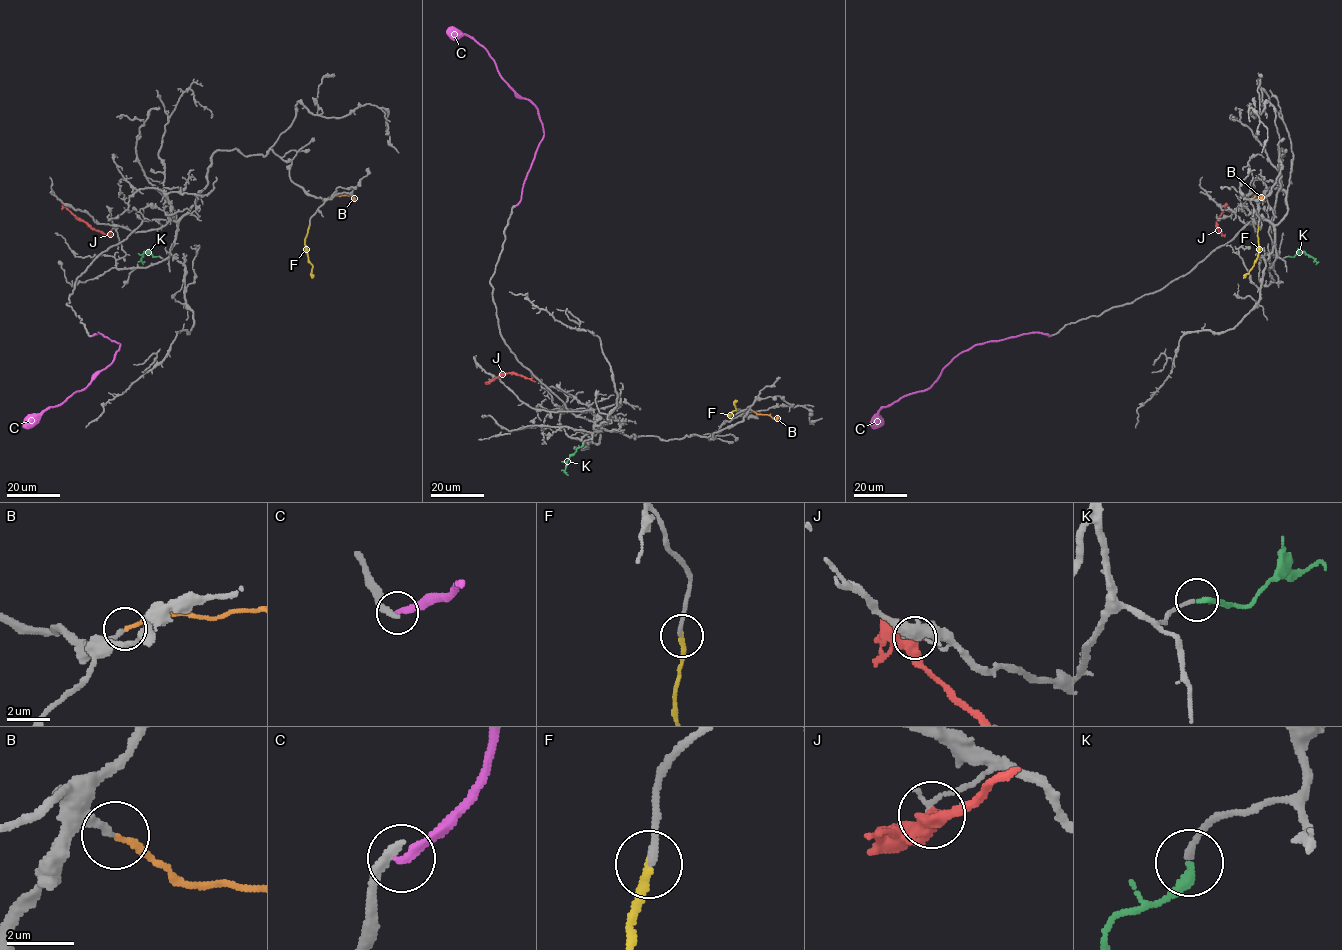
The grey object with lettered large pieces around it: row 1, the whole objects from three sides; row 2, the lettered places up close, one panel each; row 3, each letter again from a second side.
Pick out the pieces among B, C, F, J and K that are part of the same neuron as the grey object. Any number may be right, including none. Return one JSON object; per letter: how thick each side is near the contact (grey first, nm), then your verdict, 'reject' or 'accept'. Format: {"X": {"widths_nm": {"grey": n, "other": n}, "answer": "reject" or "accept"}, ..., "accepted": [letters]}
{"B": {"widths_nm": {"grey": 200, "other": 180}, "answer": "accept"}, "C": {"widths_nm": {"grey": 320, "other": 280}, "answer": "reject"}, "F": {"widths_nm": {"grey": 180, "other": 200}, "answer": "accept"}, "J": {"widths_nm": {"grey": 150, "other": 320}, "answer": "reject"}, "K": {"widths_nm": {"grey": 170, "other": 240}, "answer": "accept"}, "accepted": ["B", "F", "K"]}

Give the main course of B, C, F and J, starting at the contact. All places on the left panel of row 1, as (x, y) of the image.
B: (328, 197), (352, 196), (352, 201)
C: (90, 336), (99, 332), (120, 344), (115, 359), (85, 388), (36, 415), (23, 427)
F: (309, 226), (305, 251), (313, 267), (312, 278)
J: (66, 206), (91, 227), (105, 234), (111, 230)

